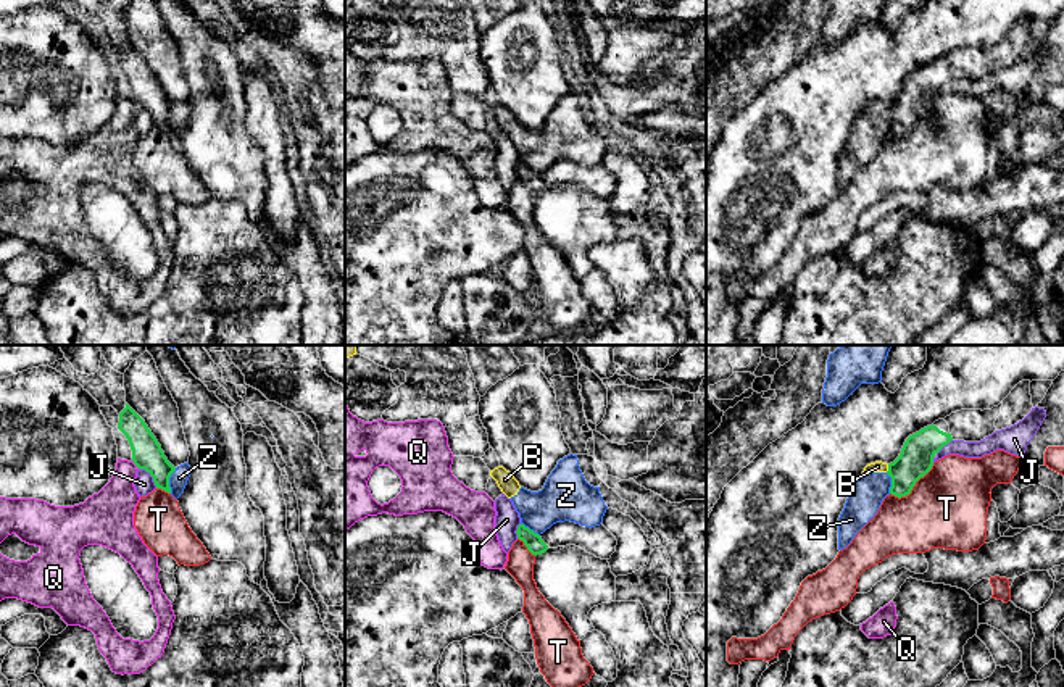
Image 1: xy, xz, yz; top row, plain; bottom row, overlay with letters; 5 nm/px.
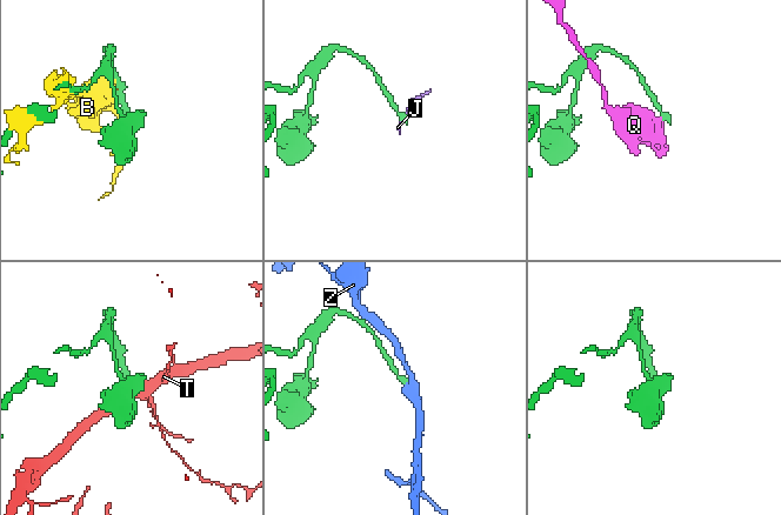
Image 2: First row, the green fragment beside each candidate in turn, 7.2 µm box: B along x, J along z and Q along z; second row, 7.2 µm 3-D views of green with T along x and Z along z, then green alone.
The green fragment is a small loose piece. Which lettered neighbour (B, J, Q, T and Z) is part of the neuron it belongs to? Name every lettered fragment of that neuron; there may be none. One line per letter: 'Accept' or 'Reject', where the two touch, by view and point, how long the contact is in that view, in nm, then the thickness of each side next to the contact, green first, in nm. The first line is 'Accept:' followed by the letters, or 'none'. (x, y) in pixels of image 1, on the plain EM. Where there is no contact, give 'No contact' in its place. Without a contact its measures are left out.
Accept: none
B: Reject. Touches green at yz (889, 107). Shared border 40 nm. Thickness 170 nm (green) against 60 nm
J: Reject. Touches green at xy (150, 113). Shared border 140 nm. Thickness 150 nm (green) against 100 nm
Q: Reject. Touches green at xy (136, 104). Shared border 60 nm. Thickness 150 nm (green) against 220 nm
T: Reject. Touches green at yz (913, 124). Shared border 280 nm. Thickness 170 nm (green) against 400 nm
Z: Reject. Touches green at xy (168, 120). Shared border 130 nm. Thickness 150 nm (green) against 90 nm

